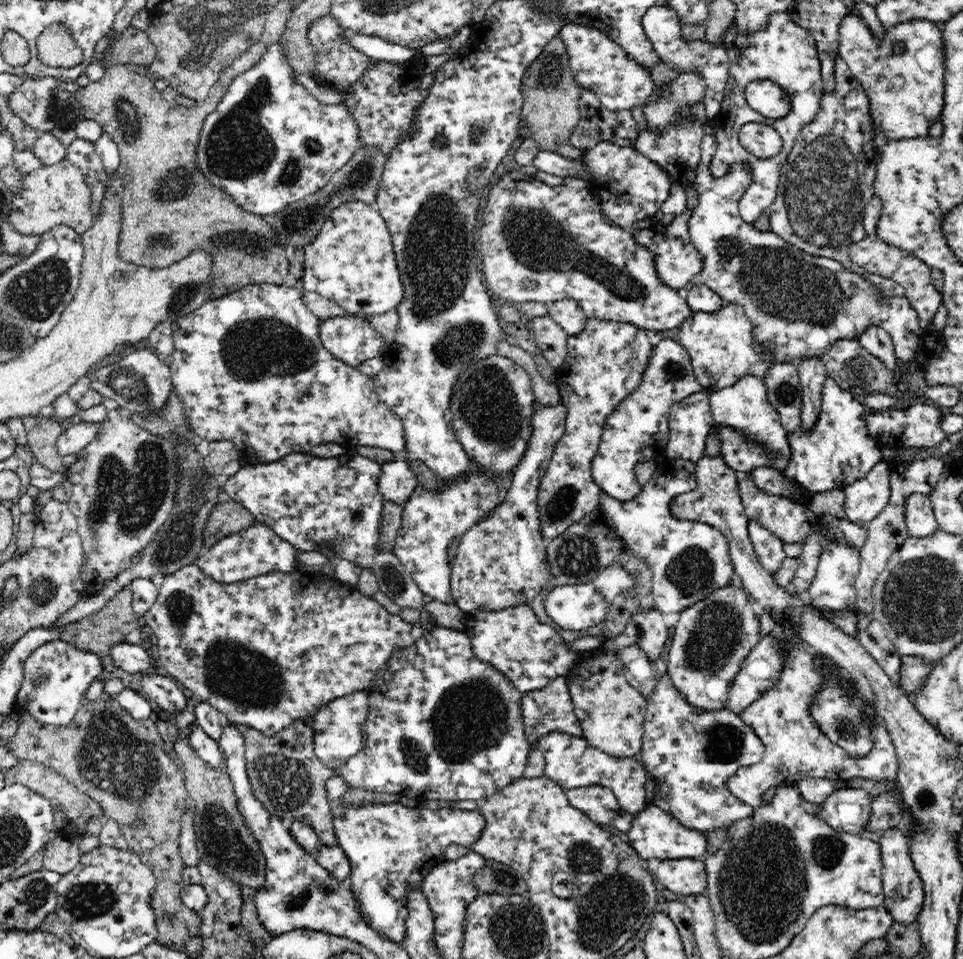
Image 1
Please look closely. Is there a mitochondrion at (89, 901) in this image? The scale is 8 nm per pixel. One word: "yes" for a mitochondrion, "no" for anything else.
yes

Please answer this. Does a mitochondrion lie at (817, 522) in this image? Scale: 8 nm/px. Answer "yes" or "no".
no

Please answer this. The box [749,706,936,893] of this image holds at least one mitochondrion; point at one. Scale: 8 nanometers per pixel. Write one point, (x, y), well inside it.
(827, 852)

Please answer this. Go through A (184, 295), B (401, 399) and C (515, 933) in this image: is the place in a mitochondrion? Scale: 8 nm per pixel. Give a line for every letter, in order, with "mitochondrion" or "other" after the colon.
A: mitochondrion
B: other
C: mitochondrion

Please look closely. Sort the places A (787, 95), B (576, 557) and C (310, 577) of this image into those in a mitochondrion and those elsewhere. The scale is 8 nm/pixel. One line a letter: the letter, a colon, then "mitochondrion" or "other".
A: other
B: mitochondrion
C: other

